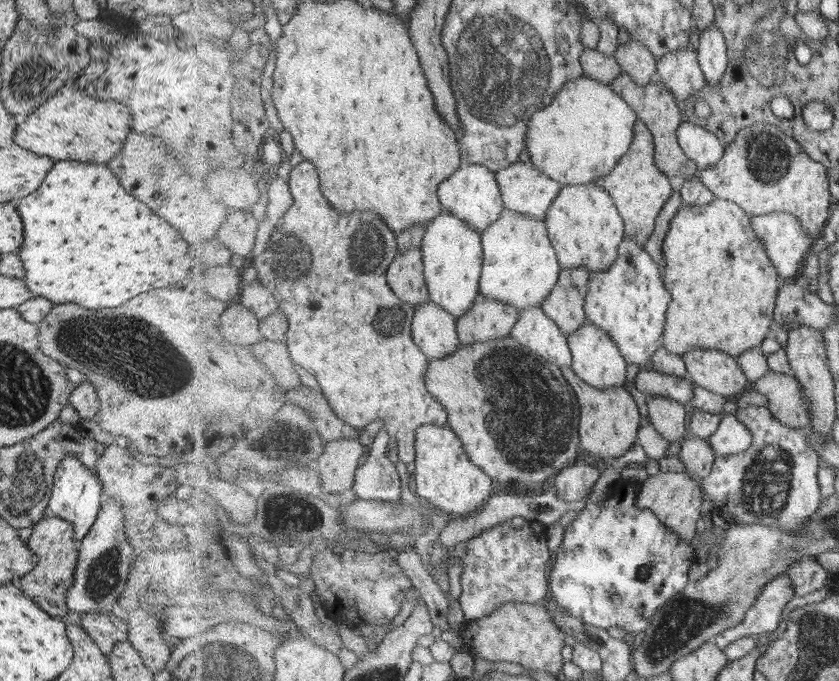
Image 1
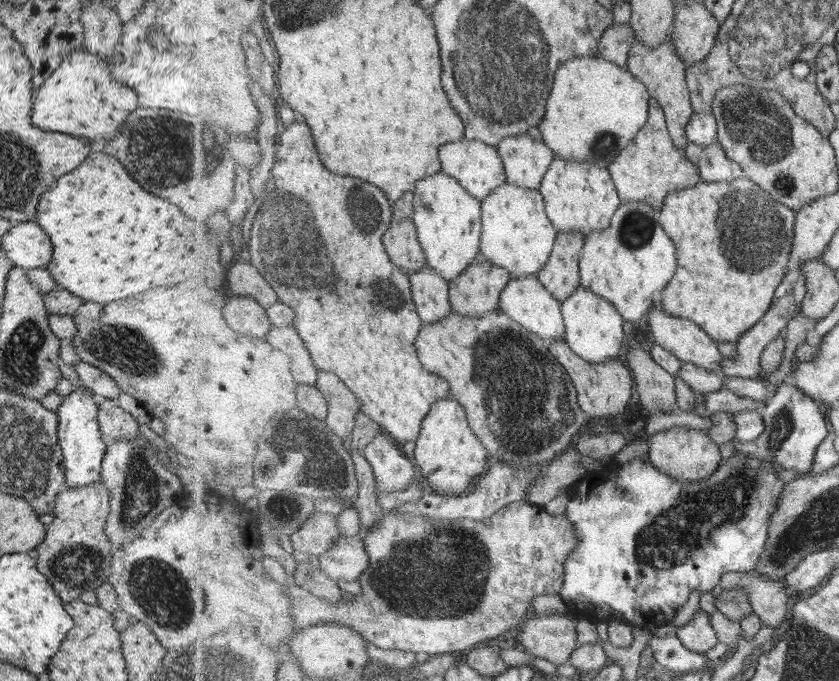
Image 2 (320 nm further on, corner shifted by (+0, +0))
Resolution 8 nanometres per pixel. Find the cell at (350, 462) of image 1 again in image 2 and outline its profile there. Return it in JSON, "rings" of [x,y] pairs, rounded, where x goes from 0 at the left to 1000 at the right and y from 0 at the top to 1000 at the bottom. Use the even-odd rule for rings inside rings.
{"rings":[[[380,545],[375,567],[391,590],[389,623],[404,642],[406,652],[415,652],[423,630],[424,611],[431,605],[429,584],[397,545]]]}

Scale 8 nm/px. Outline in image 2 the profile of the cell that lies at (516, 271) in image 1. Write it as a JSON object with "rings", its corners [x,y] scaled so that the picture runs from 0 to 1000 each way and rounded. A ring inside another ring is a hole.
{"rings":[[[604,267],[574,294],[574,354],[572,367],[579,376],[579,380],[588,383],[594,392],[602,392],[609,402],[609,411],[616,411],[616,407],[623,404],[642,402],[656,380],[665,342],[663,333],[654,323],[648,285],[644,279],[631,279]]]}

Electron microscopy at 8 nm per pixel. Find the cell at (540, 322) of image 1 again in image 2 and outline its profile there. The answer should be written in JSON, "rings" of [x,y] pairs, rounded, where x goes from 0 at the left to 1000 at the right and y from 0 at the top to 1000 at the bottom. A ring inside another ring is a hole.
{"rings":[[[640,402],[623,404],[609,411],[601,430],[597,432],[596,452],[610,468],[620,473],[627,483],[641,490],[650,501],[675,496],[675,476],[670,460],[670,445],[657,432],[645,414]]]}

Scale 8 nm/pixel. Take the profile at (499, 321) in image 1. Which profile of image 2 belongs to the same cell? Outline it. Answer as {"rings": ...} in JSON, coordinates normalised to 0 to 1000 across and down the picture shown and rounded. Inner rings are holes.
{"rings":[[[572,367],[563,388],[535,416],[539,455],[572,465],[595,454],[597,432],[608,413],[608,399],[579,380]]]}

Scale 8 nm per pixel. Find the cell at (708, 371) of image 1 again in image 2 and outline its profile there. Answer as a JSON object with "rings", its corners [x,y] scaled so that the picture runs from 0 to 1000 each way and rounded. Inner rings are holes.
{"rings":[[[778,446],[768,474],[772,474],[772,485],[778,493],[777,504],[787,505],[813,530],[821,530],[834,539],[862,549],[859,545],[859,529],[864,523],[859,520],[856,510],[857,504],[851,496],[847,496],[830,473],[826,473],[824,468],[806,465],[797,461],[790,449]]]}

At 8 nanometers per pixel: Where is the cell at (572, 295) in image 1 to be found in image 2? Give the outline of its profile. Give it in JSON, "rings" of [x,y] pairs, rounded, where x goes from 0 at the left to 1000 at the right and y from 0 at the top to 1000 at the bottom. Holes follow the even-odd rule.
{"rings":[[[692,339],[666,341],[656,380],[640,402],[642,414],[667,443],[692,420],[691,382],[698,348]]]}

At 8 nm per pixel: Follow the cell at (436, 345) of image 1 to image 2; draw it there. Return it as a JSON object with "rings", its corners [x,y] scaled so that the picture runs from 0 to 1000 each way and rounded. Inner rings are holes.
{"rings":[[[509,388],[489,404],[491,435],[505,476],[516,476],[539,457],[536,417]]]}

